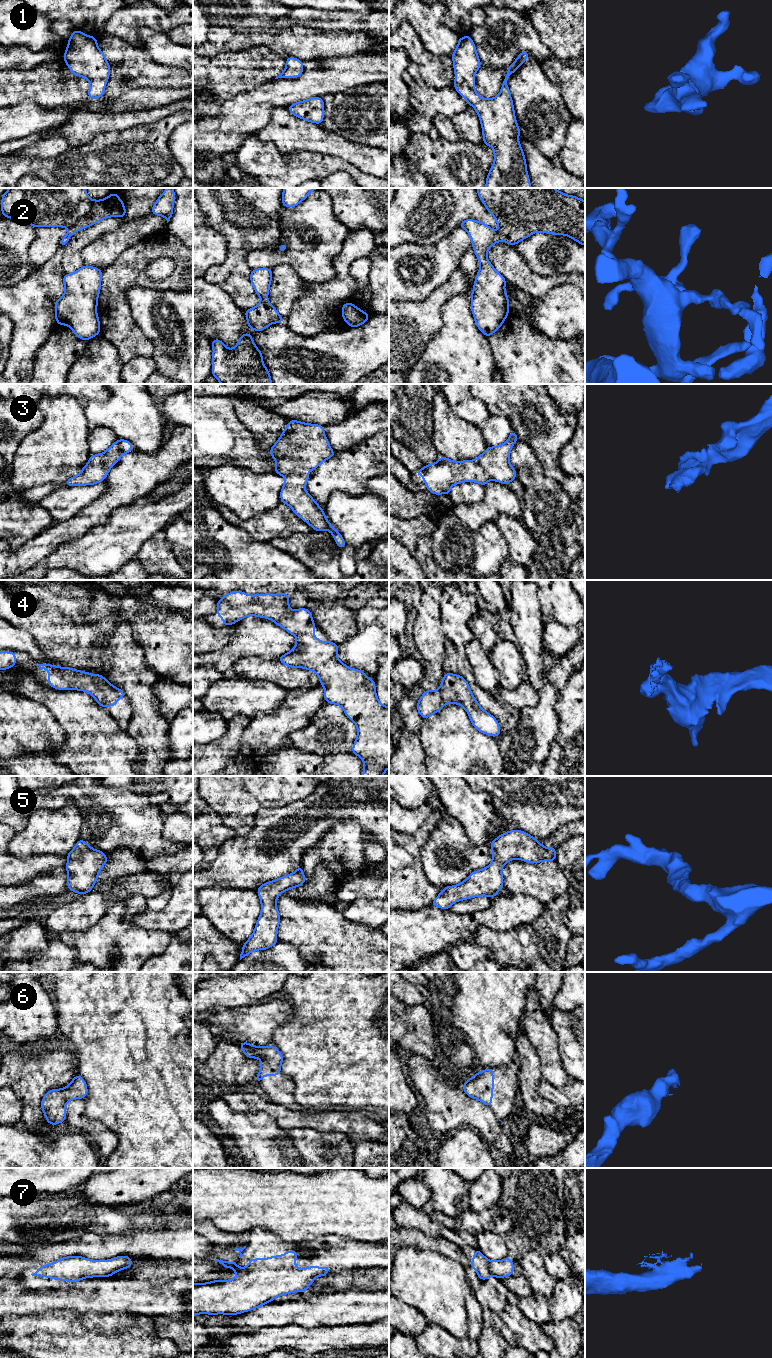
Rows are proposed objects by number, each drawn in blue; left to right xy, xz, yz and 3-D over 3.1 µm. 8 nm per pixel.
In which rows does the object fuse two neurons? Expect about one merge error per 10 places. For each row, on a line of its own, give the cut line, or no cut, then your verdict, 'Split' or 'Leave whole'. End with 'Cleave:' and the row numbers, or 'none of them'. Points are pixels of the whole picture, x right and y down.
1: No split. Leave whole
2: No split. Leave whole
3: No split. Leave whole
4: No split. Leave whole
5: No split. Leave whole
6: No split. Leave whole
7: No split. Leave whole
Cleave: none of them

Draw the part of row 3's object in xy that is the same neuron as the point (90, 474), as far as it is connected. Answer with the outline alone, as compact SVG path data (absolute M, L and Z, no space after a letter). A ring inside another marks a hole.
M118 439L105 452L91 455L89 462L81 472L69 478L64 485L84 486L103 482L111 467L115 465L123 454L133 450L132 443L128 440Z

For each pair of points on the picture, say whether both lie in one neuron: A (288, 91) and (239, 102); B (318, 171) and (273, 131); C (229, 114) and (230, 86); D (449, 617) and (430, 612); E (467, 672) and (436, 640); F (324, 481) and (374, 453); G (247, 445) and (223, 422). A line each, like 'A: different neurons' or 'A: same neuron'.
A: same neuron
B: different neurons
C: different neurons
D: different neurons
E: different neurons
F: same neuron
G: same neuron

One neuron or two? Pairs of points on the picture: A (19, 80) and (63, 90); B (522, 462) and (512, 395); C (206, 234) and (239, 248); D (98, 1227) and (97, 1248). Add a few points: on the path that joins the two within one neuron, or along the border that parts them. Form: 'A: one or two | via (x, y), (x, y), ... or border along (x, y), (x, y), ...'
A: one | via (30, 84), (52, 85)
B: two | border along (518, 439), (525, 442), (536, 456)
C: two | border along (209, 225), (225, 239), (225, 259), (220, 264)
D: two | border along (121, 1232), (104, 1234), (84, 1232), (75, 1238)

